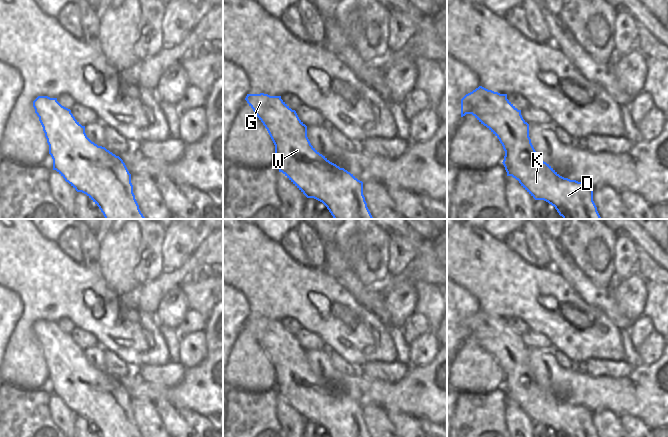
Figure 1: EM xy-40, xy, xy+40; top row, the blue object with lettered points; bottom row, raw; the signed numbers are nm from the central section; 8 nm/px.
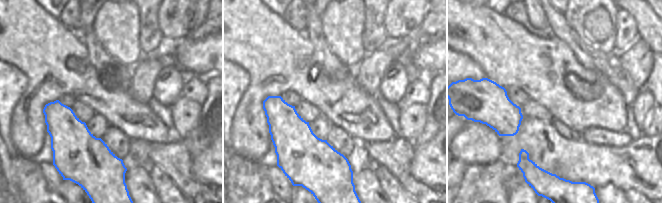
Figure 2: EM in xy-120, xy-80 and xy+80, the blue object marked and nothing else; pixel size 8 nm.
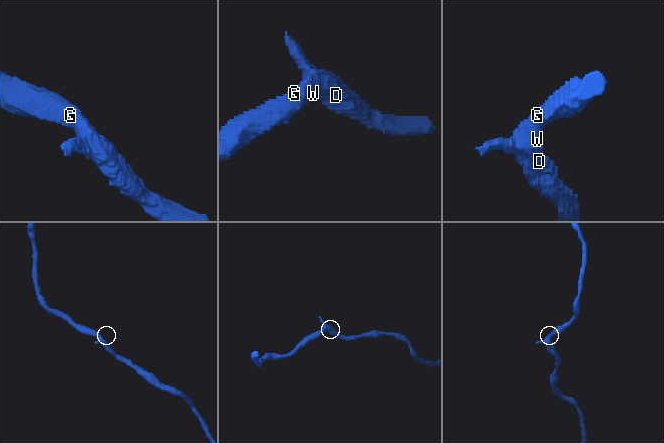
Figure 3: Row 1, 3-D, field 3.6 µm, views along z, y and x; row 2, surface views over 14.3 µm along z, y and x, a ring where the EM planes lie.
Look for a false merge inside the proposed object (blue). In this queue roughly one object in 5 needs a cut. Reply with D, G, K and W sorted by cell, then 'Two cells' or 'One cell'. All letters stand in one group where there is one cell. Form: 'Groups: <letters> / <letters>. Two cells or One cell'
Groups: D G K W. One cell

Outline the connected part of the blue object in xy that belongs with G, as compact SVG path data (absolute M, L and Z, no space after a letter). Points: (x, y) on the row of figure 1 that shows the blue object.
M247 94L245 100L267 129L274 145L279 172L307 198L322 202L334 219L373 219L363 195L363 182L320 154L307 137L307 126L281 96Z

